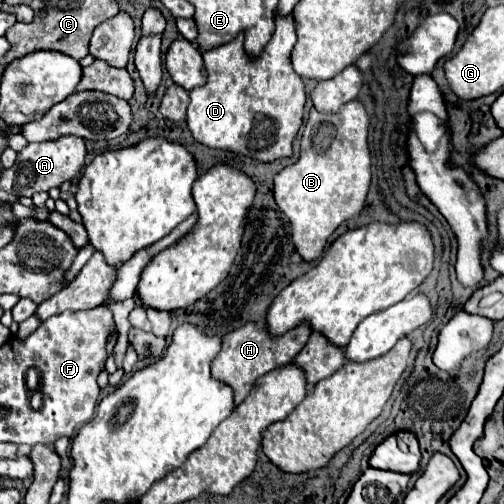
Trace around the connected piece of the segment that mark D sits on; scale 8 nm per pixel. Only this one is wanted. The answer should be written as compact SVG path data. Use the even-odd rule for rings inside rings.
M276 14L274 24L276 30L258 56L248 56L244 50L244 32L228 44L202 54L208 80L204 86L190 90L188 106L188 128L198 142L240 152L260 162L292 156L292 142L304 118L306 86L290 60L296 44L294 14Z

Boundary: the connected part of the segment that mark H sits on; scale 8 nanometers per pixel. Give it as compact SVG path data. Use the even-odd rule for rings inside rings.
M256 322L244 324L224 336L222 350L212 362L212 376L218 380L224 380L228 386L232 386L232 390L236 394L236 406L238 406L250 394L256 378L270 372L276 366L284 366L284 364L292 362L296 358L296 354L308 342L310 334L312 334L312 328L308 322L298 324L296 328L292 328L290 332L282 334L282 336L272 336L266 326L260 328Z

